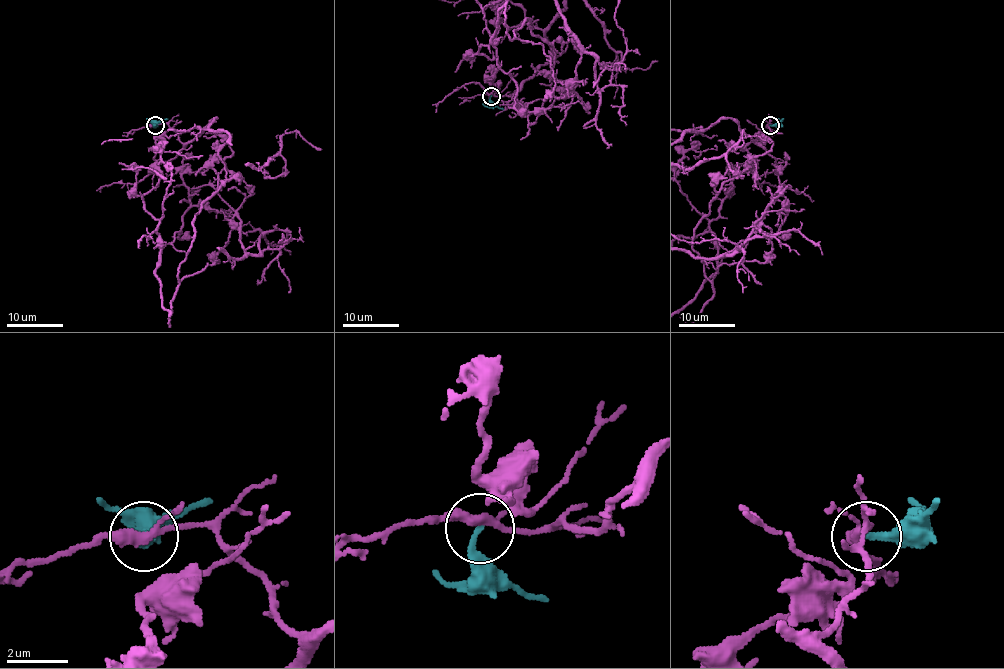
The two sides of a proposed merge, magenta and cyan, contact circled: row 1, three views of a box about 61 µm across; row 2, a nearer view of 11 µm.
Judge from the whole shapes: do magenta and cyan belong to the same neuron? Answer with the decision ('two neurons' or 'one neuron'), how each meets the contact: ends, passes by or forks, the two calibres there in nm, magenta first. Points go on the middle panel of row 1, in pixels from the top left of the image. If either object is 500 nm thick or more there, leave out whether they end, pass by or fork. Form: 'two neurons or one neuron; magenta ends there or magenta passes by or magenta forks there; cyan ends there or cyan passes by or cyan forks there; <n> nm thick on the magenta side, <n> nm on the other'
two neurons; magenta forks there; cyan ends there; 280 nm thick on the magenta side, 220 nm on the other

